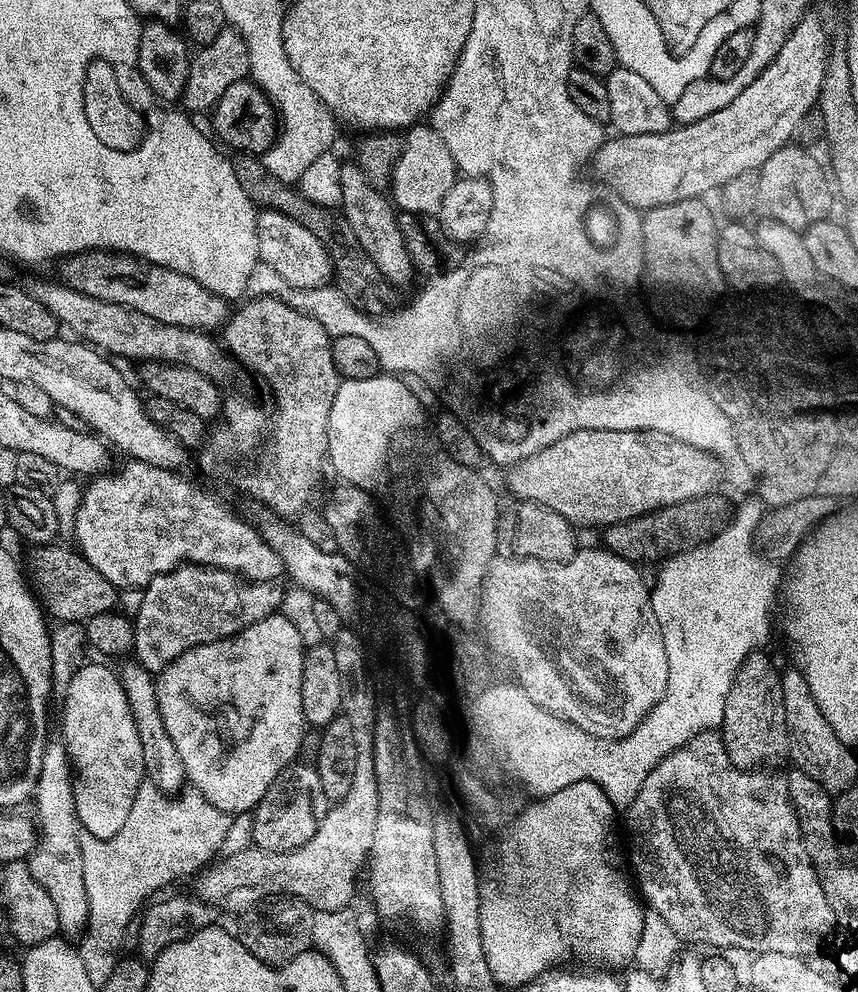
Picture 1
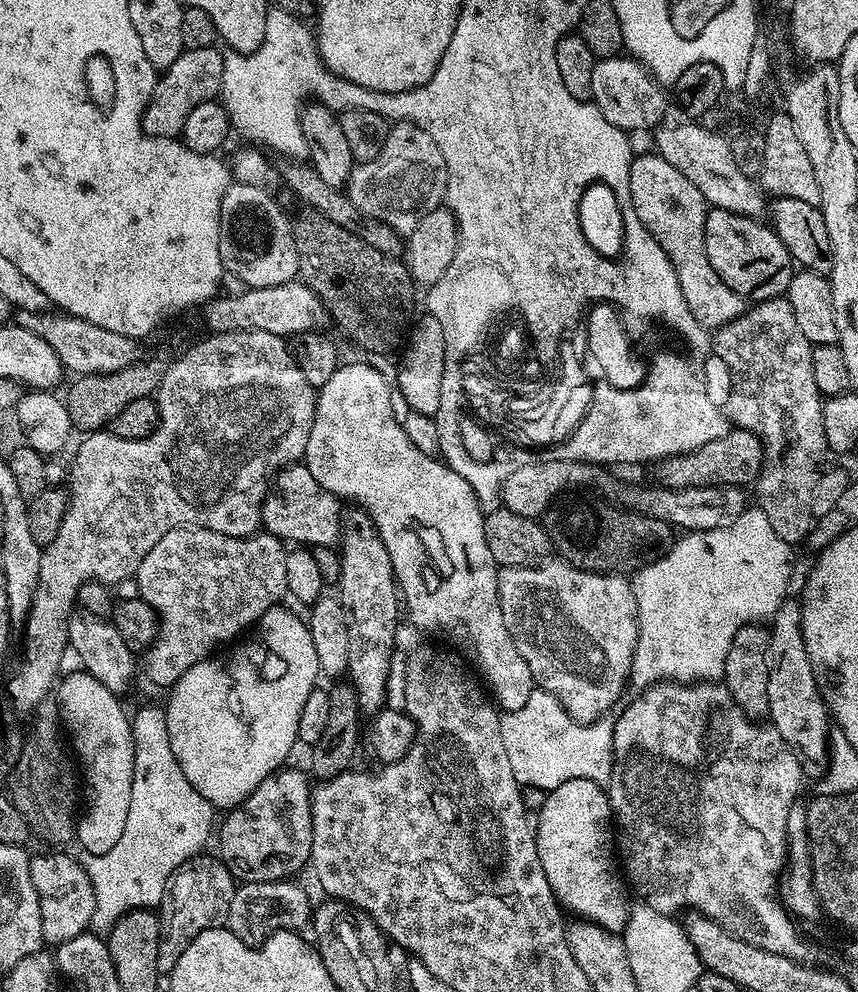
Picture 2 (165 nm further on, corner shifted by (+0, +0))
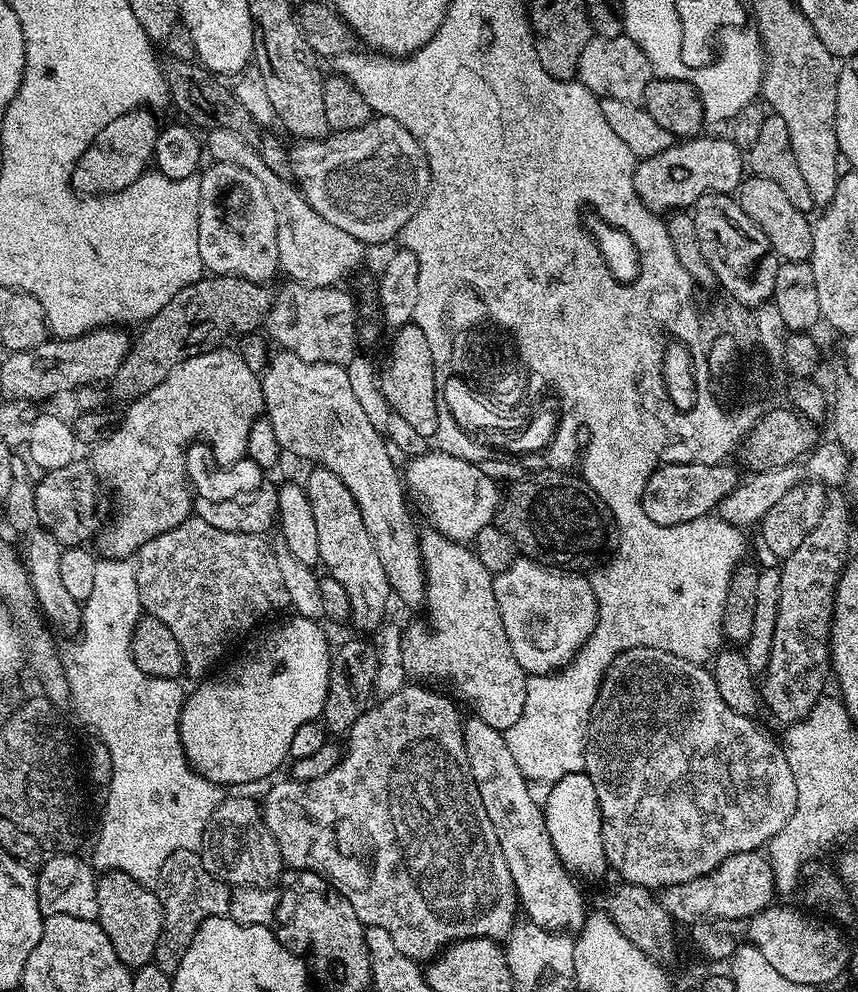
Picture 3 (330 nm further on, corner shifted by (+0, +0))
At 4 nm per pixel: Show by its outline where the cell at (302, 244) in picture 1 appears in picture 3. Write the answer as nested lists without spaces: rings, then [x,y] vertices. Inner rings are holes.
[[[212,162],[209,165],[209,168],[207,165],[199,173],[199,195],[196,198],[198,253],[201,255],[203,267],[217,276],[241,276],[264,284],[275,272],[281,271],[274,206],[270,206],[270,198],[266,198],[262,182],[258,182],[258,178],[250,174],[250,170],[242,170],[242,166],[233,164]]]

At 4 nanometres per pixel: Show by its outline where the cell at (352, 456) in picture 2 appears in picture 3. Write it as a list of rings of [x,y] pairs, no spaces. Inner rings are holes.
[[[428,530],[428,533],[425,531],[421,535],[420,553],[424,559],[424,599],[432,629],[412,628],[401,635],[404,671],[416,682],[428,682],[431,676],[445,676],[472,703],[476,711],[473,712],[475,719],[504,733],[510,726],[514,726],[514,722],[518,722],[518,718],[522,718],[528,676],[522,666],[518,666],[514,650],[510,650],[510,642],[498,614],[498,602],[494,602],[493,573],[488,572],[482,562],[478,562],[471,547],[449,540],[435,530]]]

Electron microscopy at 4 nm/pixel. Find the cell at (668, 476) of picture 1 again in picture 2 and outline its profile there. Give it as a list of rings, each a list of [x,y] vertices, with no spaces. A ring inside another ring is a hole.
[[[733,427],[724,436],[692,452],[665,456],[655,465],[659,483],[665,488],[705,488],[706,486],[734,486],[744,488],[755,485],[762,470],[764,447],[750,430]]]

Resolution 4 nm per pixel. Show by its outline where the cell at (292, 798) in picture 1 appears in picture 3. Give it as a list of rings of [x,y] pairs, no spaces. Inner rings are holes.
[[[229,795],[217,806],[214,814],[210,814],[206,822],[206,830],[200,839],[198,851],[202,866],[210,874],[214,874],[214,878],[223,880],[229,886],[245,884],[255,888],[271,888],[277,883],[275,880],[279,878],[280,871],[285,871],[286,868],[278,850],[278,842],[274,842],[274,834],[270,834],[270,830],[264,824],[261,805],[257,801],[255,804],[248,796]]]

